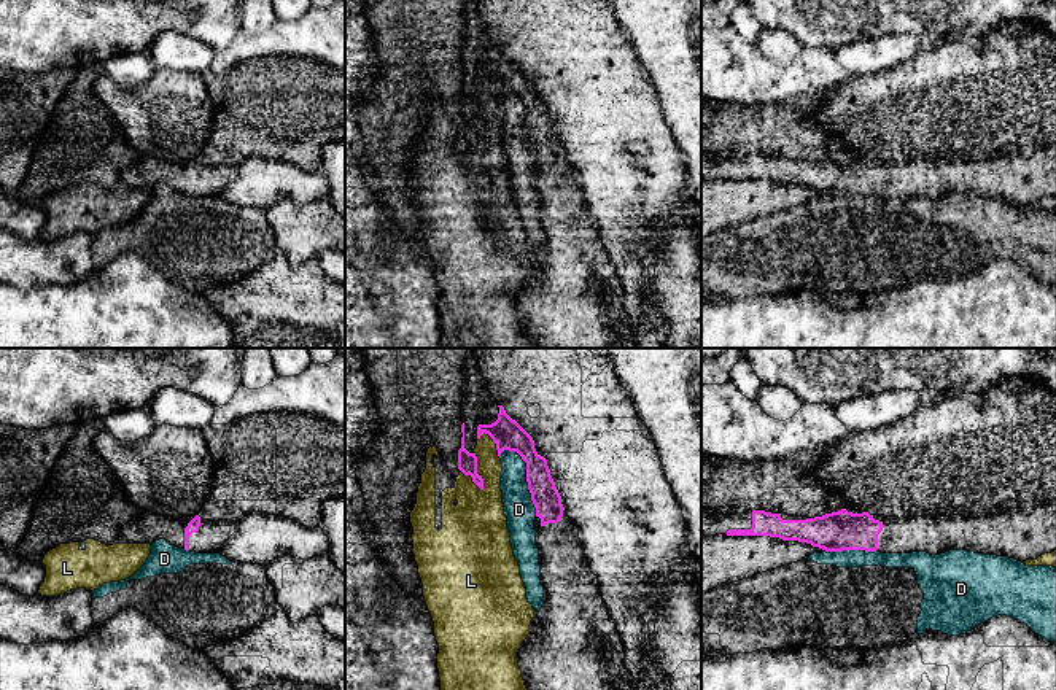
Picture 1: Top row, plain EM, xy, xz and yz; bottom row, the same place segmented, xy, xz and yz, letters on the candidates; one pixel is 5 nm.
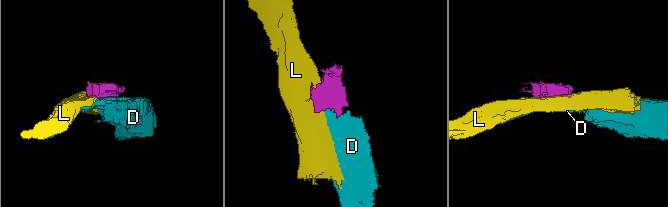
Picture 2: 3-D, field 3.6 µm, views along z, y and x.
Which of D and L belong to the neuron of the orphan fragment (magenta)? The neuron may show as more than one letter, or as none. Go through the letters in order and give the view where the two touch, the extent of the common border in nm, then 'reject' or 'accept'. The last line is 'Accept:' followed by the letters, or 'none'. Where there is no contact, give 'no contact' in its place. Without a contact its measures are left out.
D: xz | 380 nm | reject
L: xz | 200 nm | reject
Accept: none

